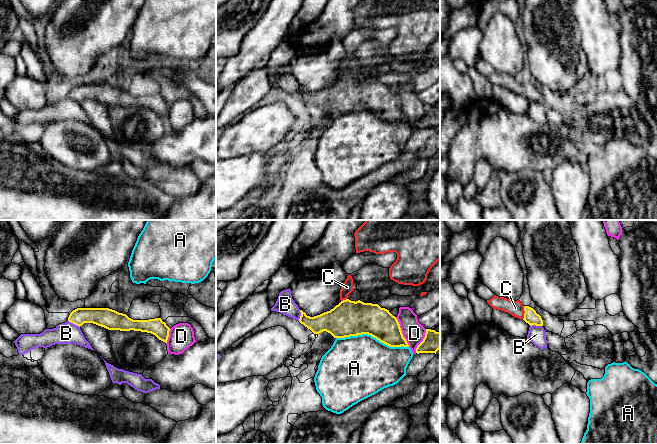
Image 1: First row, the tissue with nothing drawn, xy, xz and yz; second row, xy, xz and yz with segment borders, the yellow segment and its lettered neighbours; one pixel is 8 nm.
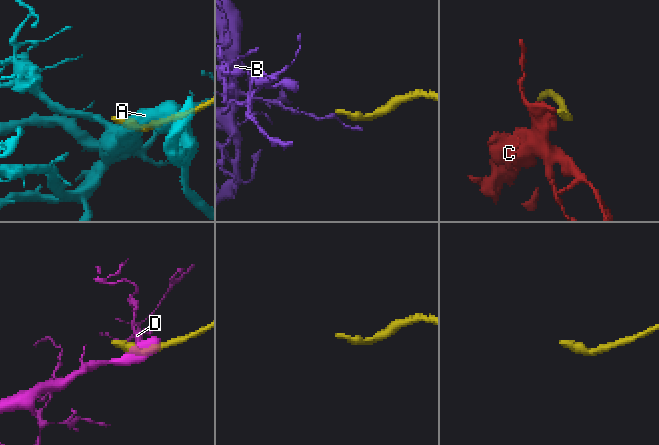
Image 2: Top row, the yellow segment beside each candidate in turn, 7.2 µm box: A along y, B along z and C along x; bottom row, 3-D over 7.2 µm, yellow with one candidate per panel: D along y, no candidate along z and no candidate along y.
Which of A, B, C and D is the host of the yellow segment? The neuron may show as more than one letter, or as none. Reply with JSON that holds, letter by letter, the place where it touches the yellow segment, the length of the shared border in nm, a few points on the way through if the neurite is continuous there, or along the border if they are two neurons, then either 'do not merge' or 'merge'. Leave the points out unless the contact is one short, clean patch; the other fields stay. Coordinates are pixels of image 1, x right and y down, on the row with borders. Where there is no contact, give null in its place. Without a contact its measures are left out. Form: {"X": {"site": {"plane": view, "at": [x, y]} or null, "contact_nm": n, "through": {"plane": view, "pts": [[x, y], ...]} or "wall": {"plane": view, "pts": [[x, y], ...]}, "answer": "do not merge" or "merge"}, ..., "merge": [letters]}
{"A": {"site": {"plane": "xz", "at": [372, 336]}, "contact_nm": 600, "answer": "do not merge"}, "B": {"site": {"plane": "xy", "at": [74, 323]}, "contact_nm": 110, "wall": {"plane": "xy", "pts": [[68, 320], [79, 327]]}, "answer": "do not merge"}, "C": {"site": {"plane": "yz", "at": [525, 312]}, "contact_nm": 110, "through": {"plane": "yz", "pts": [[531, 317], [525, 312], [515, 308]]}, "answer": "merge"}, "D": {"site": {"plane": "xz", "at": [401, 332]}, "contact_nm": 260, "wall": {"plane": "xz", "pts": [[395, 317], [402, 336], [409, 346]]}, "answer": "do not merge"}, "merge": ["C"]}

